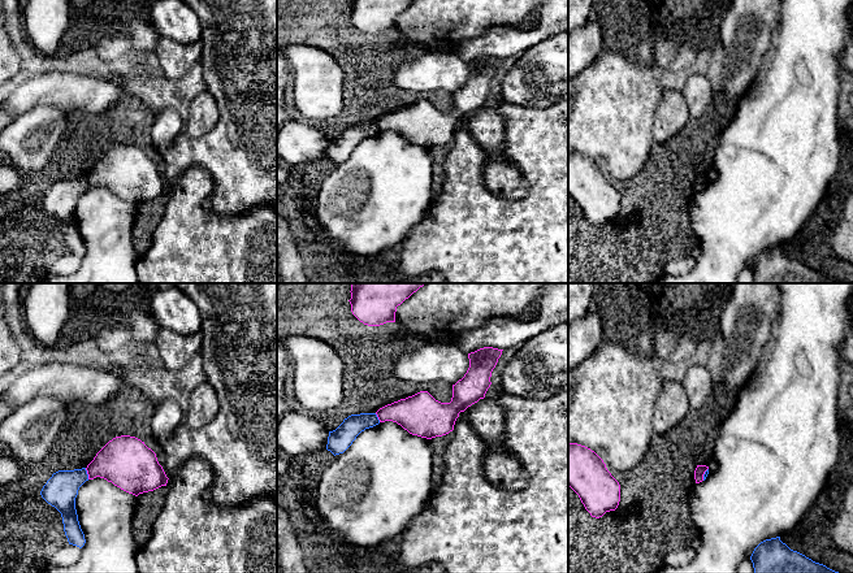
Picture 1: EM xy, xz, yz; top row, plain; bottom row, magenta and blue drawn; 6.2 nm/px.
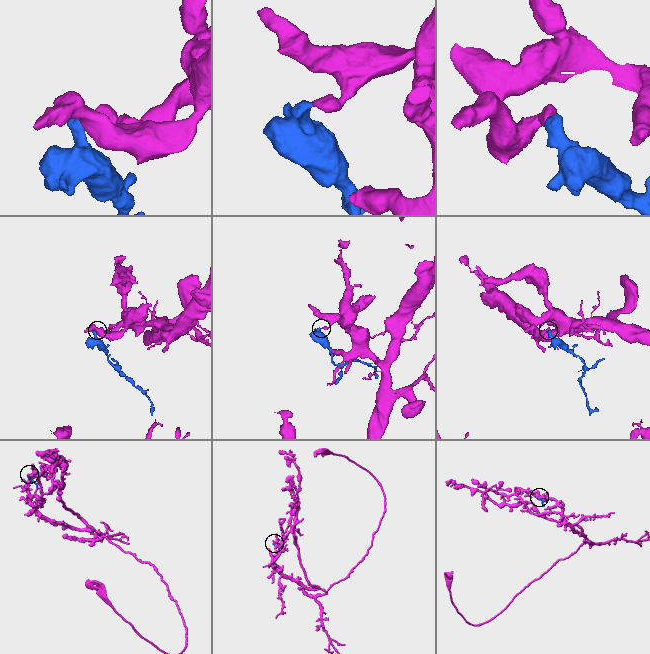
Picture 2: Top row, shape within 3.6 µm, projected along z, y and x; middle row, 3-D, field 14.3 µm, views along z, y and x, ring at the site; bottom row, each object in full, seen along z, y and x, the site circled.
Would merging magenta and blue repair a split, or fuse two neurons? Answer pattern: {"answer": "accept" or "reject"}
{"answer": "reject"}

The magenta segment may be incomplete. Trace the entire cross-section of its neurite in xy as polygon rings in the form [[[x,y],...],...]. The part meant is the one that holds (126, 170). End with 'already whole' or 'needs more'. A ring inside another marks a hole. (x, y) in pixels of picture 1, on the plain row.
[[[130,144],[109,149],[86,179],[88,188],[104,187],[135,205],[166,195],[169,188],[156,162],[144,151]]]; already whole

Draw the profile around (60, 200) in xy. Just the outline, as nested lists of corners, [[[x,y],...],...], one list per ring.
[[[86,177],[59,179],[52,183],[40,200],[42,207],[61,222],[69,253],[79,257],[85,255],[86,248],[78,230],[75,207],[86,190],[88,190]]]

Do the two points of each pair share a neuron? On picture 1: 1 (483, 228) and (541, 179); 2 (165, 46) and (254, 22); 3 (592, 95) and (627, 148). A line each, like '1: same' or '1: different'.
1: same
2: different
3: same

